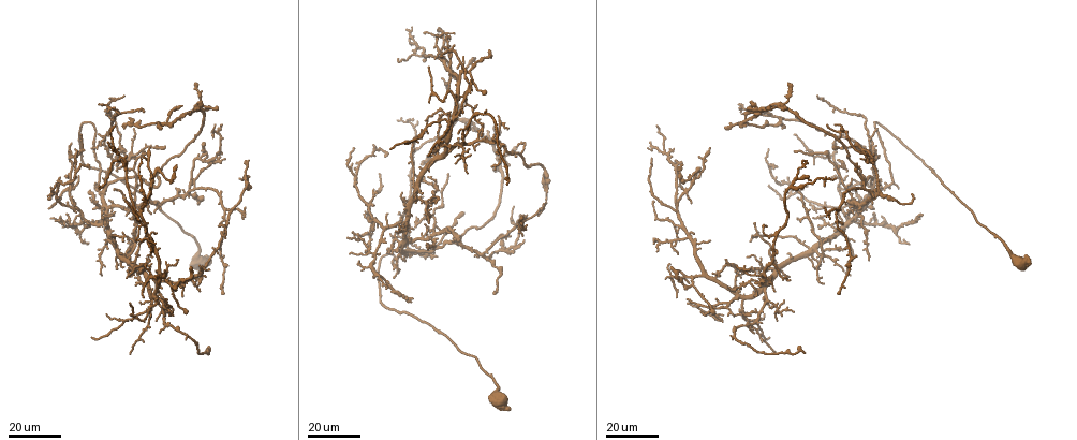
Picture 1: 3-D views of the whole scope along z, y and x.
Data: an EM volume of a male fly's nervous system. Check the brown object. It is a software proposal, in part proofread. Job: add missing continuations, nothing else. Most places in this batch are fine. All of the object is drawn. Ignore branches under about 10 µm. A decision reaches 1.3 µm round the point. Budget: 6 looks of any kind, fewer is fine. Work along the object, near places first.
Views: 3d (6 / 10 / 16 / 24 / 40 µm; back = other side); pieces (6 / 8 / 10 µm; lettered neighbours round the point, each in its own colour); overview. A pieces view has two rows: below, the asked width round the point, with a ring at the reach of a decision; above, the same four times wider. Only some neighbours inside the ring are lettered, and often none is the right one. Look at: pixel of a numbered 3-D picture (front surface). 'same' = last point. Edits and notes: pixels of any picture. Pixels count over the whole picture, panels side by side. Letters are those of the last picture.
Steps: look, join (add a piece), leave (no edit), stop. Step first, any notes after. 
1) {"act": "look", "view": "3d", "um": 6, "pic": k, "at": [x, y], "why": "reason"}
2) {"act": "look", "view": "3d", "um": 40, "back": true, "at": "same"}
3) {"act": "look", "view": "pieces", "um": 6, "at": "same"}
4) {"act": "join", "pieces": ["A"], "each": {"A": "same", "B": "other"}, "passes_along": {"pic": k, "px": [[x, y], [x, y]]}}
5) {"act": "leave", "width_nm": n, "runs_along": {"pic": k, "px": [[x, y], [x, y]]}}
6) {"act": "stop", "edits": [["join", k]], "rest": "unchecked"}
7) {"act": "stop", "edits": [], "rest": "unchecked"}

{"act": "look", "view": "3d", "um": 24, "pic": 1, "at": [688, 300], "why": "an open end"}

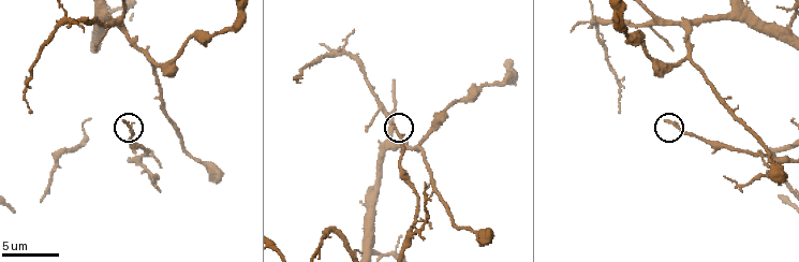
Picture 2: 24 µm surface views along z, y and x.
{"act": "look", "view": "pieces", "um": 10, "pic": 2, "at": [665, 120]}

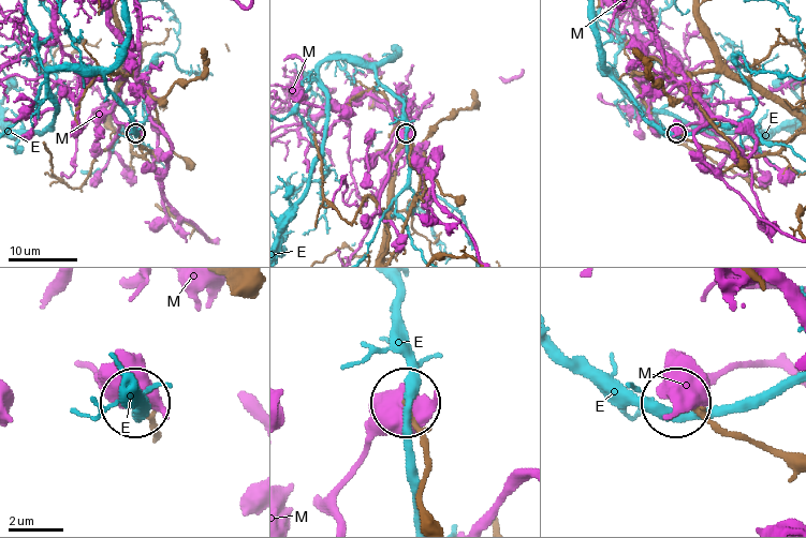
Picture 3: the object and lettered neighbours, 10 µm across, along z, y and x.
{"act": "leave", "each": {"E": "other", "M": "other"}, "found": "none of them fits"}

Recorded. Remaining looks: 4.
{"act": "look", "view": "3d", "um": 24, "pic": 1, "at": [130, 303]}

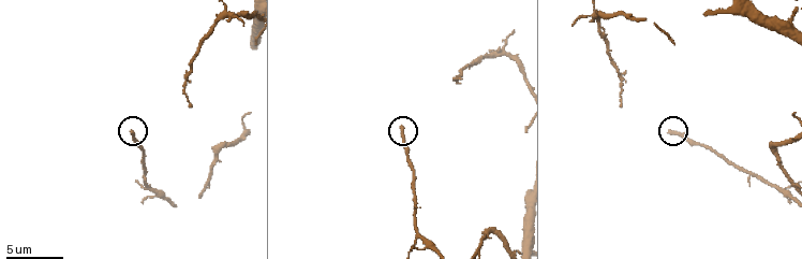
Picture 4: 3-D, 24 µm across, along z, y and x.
{"act": "look", "view": "pieces", "um": 8, "pic": 4, "at": [668, 132]}

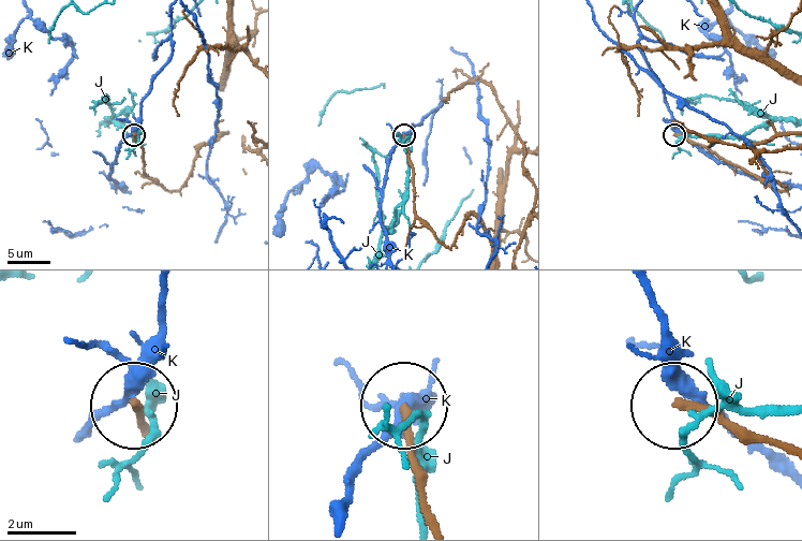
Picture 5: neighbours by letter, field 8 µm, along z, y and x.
{"act": "leave", "each": {"J": "other", "K": "other"}, "runs_along": {"pic": 5, "px": [[786, 453], [677, 407]]}, "found": "none of them fits"}

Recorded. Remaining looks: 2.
{"act": "look", "view": "3d", "um": 24, "pic": 1, "at": [422, 60], "why": "branch stops here"}

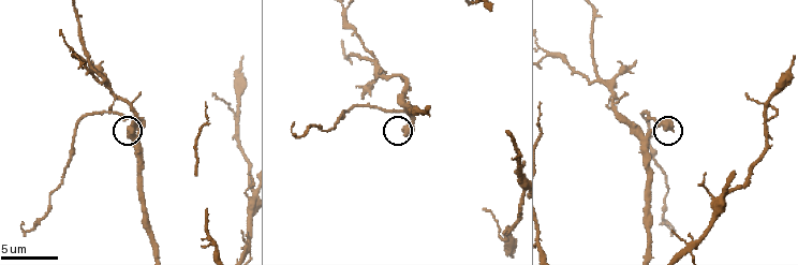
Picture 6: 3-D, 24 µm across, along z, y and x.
{"act": "look", "view": "pieces", "um": 8, "pic": 6, "at": [672, 131], "why": "what lies round it"}

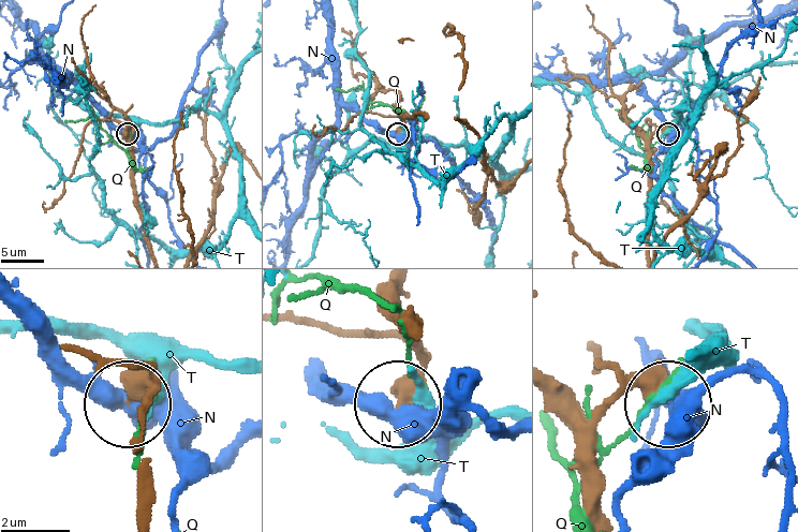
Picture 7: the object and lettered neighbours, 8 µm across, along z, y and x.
{"act": "leave", "each": {"N": "other", "Q": "other", "T": "other"}, "found": "no lettered piece goes on from it"}

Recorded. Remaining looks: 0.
{"act": "stop", "edits": [], "rest": "unchecked"}

